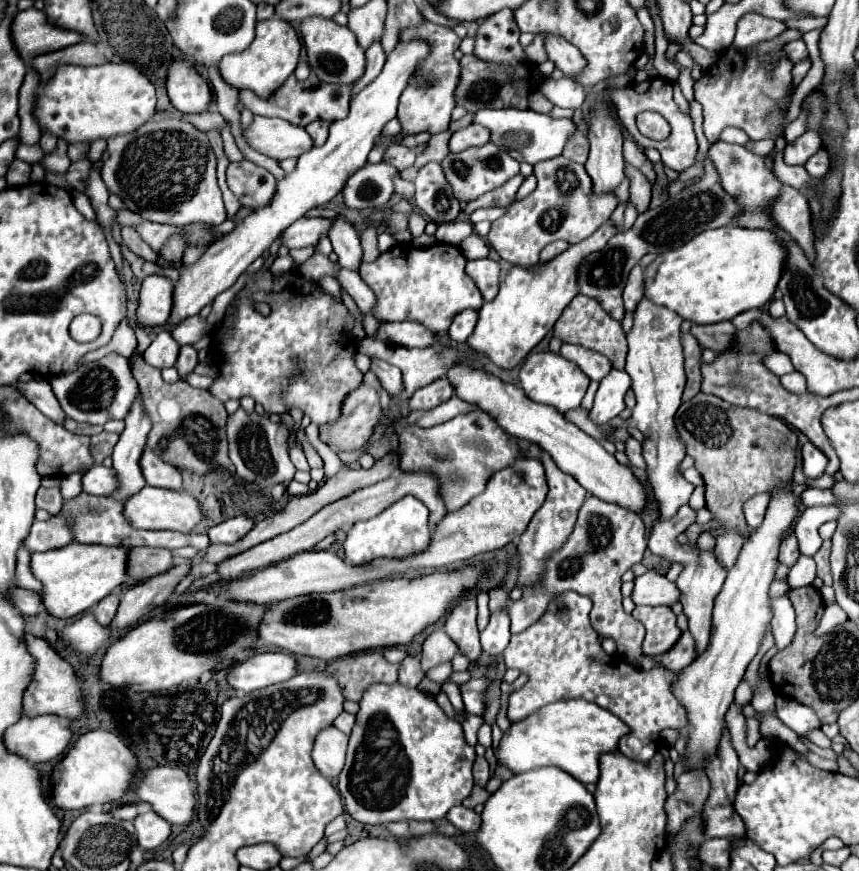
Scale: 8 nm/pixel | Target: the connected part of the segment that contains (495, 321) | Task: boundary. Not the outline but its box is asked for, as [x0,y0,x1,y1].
[467,221,617,369]

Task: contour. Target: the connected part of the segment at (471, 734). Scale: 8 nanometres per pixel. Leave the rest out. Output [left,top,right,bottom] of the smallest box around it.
[461,713,483,745]

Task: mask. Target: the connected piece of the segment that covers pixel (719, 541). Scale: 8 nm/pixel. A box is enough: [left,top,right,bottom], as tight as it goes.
[715,531,747,569]

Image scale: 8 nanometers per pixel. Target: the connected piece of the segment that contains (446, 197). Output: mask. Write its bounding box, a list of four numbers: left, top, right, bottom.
[415,163,461,223]

